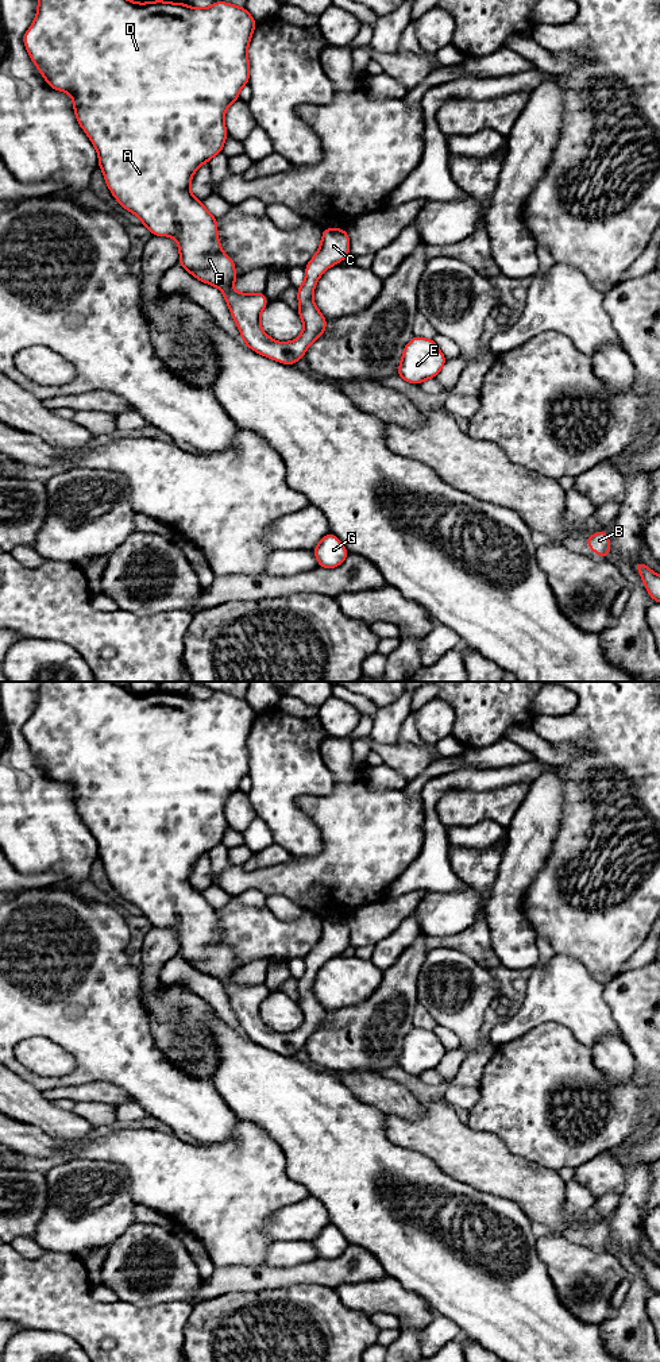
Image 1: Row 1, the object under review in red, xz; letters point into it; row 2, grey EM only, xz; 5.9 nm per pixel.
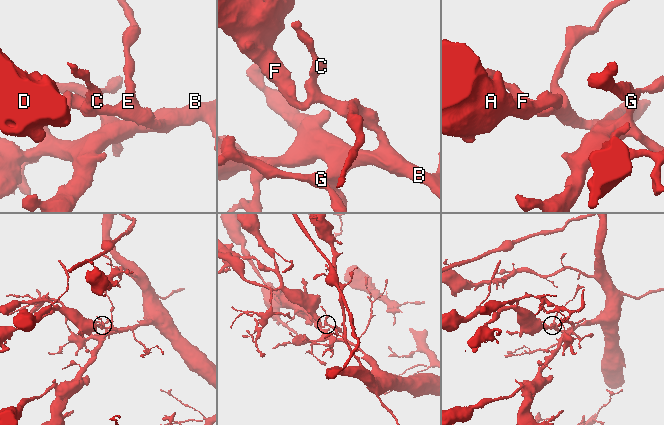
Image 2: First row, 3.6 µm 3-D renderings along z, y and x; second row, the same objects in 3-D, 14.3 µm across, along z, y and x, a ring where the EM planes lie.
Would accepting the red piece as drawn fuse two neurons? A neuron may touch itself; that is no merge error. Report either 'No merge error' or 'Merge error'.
No merge error

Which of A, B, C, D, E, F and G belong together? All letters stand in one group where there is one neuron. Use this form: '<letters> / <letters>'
A B C D E F G

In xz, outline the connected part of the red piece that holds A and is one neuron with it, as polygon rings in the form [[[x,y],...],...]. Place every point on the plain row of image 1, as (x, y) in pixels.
[[[40,682],[38,688],[36,707],[23,728],[23,734],[34,756],[38,757],[39,764],[46,769],[51,780],[66,783],[73,788],[73,799],[80,818],[86,823],[92,836],[99,845],[99,859],[103,861],[104,871],[117,894],[127,902],[136,906],[142,915],[146,917],[153,927],[171,927],[177,931],[180,939],[180,953],[194,969],[204,975],[209,975],[220,980],[224,985],[225,993],[231,1006],[239,1019],[244,1035],[259,1046],[267,1047],[275,1053],[293,1057],[297,1052],[305,1047],[306,1039],[320,1029],[327,1020],[327,1008],[321,1006],[313,993],[313,983],[316,973],[333,956],[339,956],[350,946],[350,927],[344,919],[323,919],[323,929],[320,938],[313,949],[305,957],[306,968],[297,980],[298,987],[298,1006],[304,1014],[302,1025],[293,1033],[275,1033],[265,1025],[260,1018],[260,1004],[267,998],[267,988],[265,983],[260,984],[236,984],[232,980],[233,973],[240,968],[235,964],[235,953],[221,942],[221,934],[217,927],[217,910],[196,890],[189,877],[194,863],[202,856],[208,854],[215,846],[223,844],[224,833],[228,822],[224,815],[224,806],[227,799],[239,791],[239,783],[250,771],[250,752],[247,746],[248,736],[254,725],[256,711],[250,706],[244,698],[236,698],[225,692],[213,692],[208,699],[189,698],[185,694],[167,694],[163,691],[150,694],[134,694],[128,688],[119,687],[112,682]]]

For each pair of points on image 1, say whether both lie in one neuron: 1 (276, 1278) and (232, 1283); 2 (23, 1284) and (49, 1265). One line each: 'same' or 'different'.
1: same
2: same

